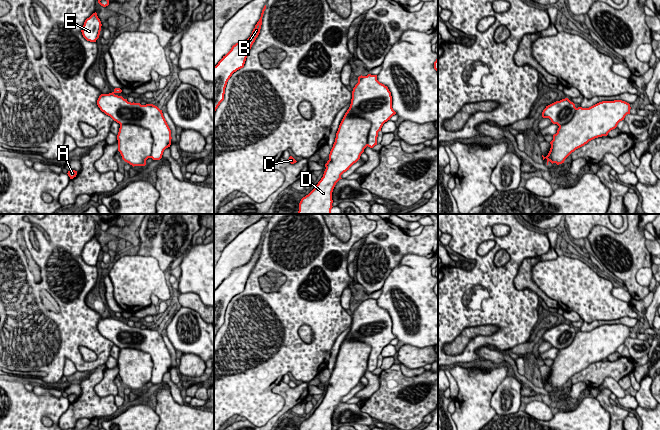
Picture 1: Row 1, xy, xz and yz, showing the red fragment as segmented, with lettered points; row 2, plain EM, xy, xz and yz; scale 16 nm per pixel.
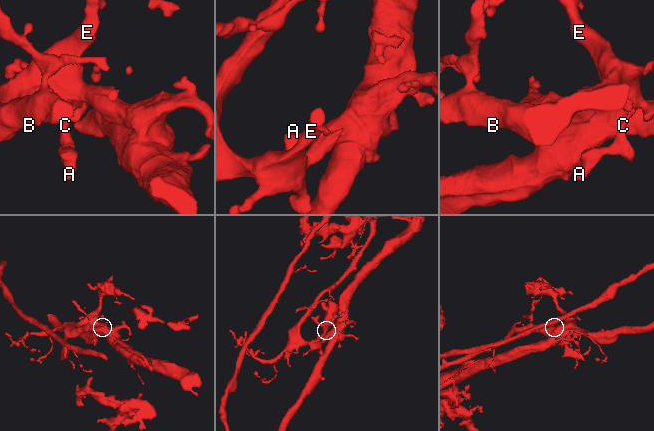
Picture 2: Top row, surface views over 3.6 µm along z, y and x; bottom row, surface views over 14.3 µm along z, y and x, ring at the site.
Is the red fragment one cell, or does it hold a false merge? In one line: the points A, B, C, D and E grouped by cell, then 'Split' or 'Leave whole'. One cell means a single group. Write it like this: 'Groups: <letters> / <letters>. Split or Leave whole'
Groups: A B C E / D. Split

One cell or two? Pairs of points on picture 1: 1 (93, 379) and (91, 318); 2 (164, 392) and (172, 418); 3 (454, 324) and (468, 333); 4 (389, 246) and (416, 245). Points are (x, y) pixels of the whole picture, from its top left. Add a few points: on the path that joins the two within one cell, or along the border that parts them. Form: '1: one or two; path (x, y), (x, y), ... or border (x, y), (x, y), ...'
1: two; border (104, 364), (88, 373)
2: one; path (164, 398), (164, 405), (170, 412)
3: two; border (486, 324), (466, 327), (448, 343)
4: one; path (396, 245), (409, 245)

